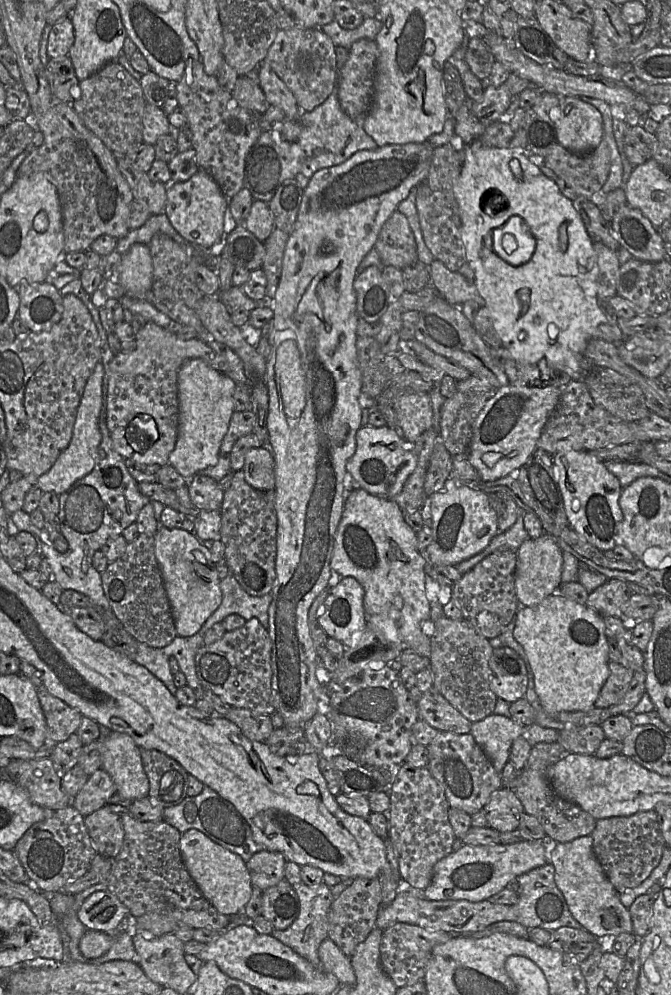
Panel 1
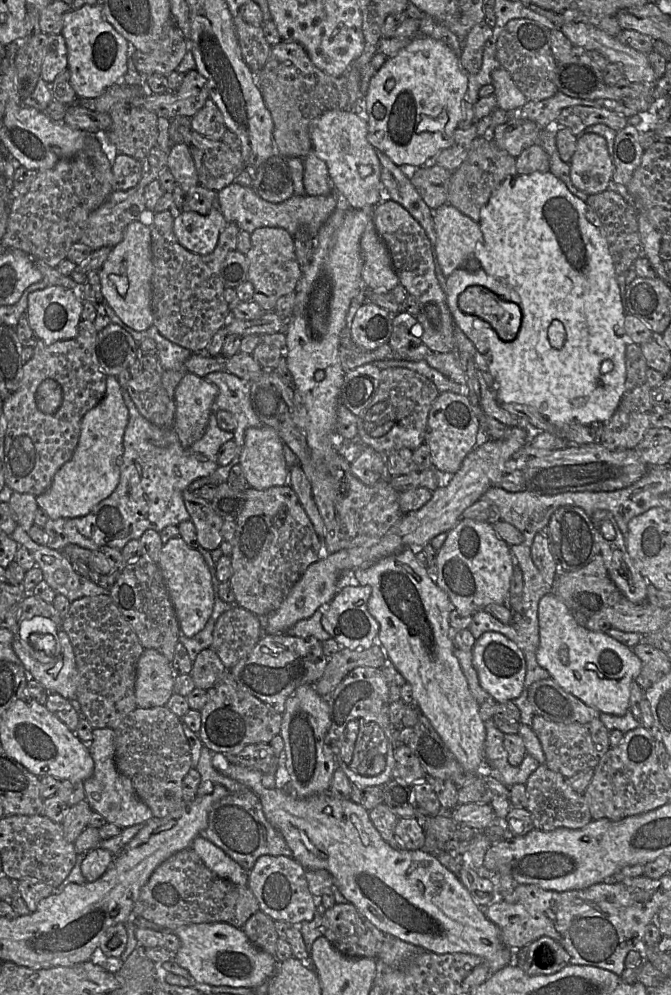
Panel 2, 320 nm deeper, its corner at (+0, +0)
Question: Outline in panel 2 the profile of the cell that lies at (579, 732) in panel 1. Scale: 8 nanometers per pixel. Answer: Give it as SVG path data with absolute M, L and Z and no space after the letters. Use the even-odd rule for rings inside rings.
M535 714L531 729L542 746L545 765L565 778L570 778L586 769L594 769L603 755L610 749L609 730L598 718L583 724L562 724L549 721Z

